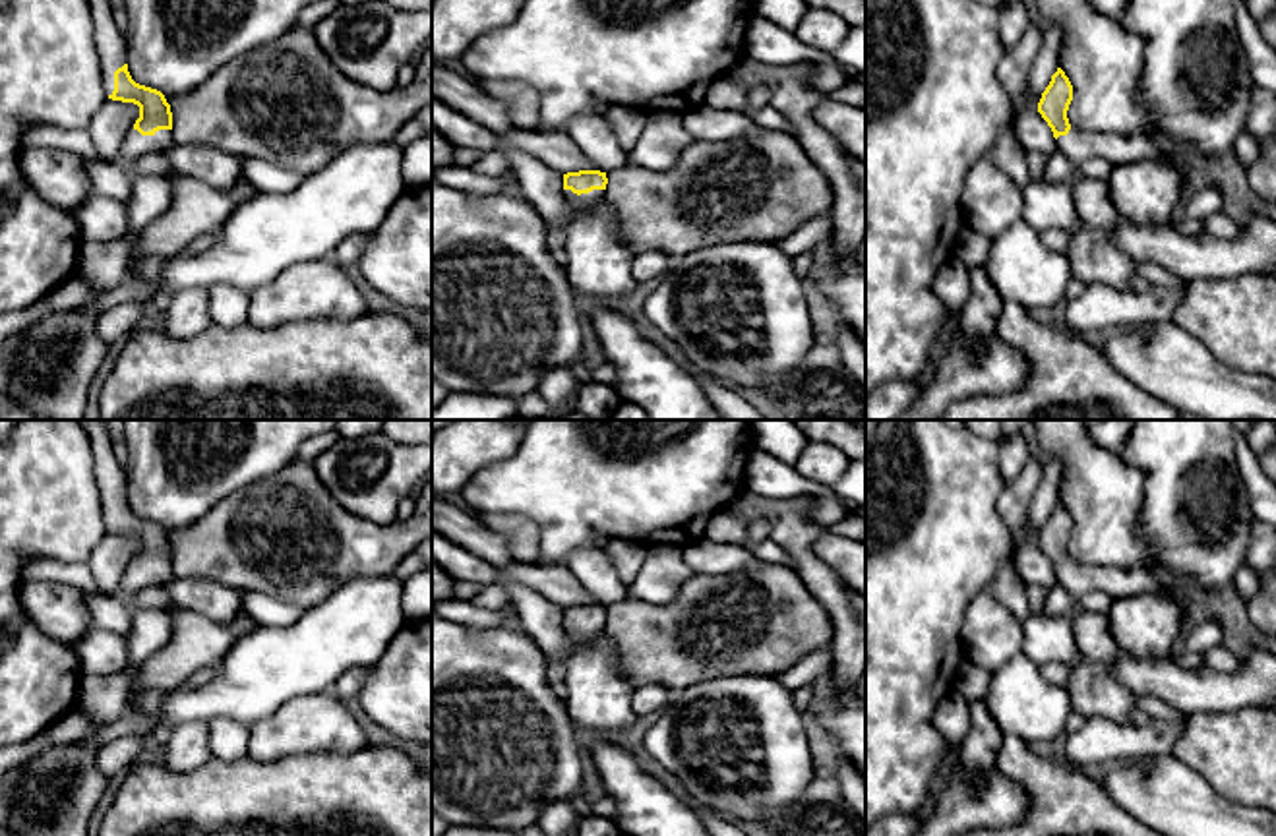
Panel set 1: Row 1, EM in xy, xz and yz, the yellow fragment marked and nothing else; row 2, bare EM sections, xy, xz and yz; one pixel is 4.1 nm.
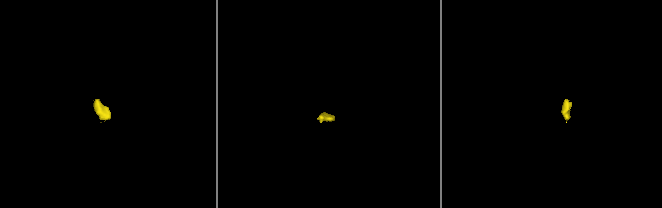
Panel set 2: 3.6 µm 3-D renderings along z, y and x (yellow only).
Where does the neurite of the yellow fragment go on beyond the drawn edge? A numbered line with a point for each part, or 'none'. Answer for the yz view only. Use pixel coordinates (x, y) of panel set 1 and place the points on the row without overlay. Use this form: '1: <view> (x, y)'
1: yz (1077, 579)

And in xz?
1: xz (576, 635)

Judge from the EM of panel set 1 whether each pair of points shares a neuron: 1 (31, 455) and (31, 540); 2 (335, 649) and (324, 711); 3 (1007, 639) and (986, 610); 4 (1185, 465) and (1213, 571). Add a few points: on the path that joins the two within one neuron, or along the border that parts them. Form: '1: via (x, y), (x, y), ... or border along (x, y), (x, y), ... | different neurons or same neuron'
1: via (31, 477), (31, 519) | same neuron
2: border along (328, 691), (295, 697), (285, 705) | different neurons
3: via (1000, 631), (986, 618) | same neuron
4: via (1191, 492), (1207, 544) | same neuron

